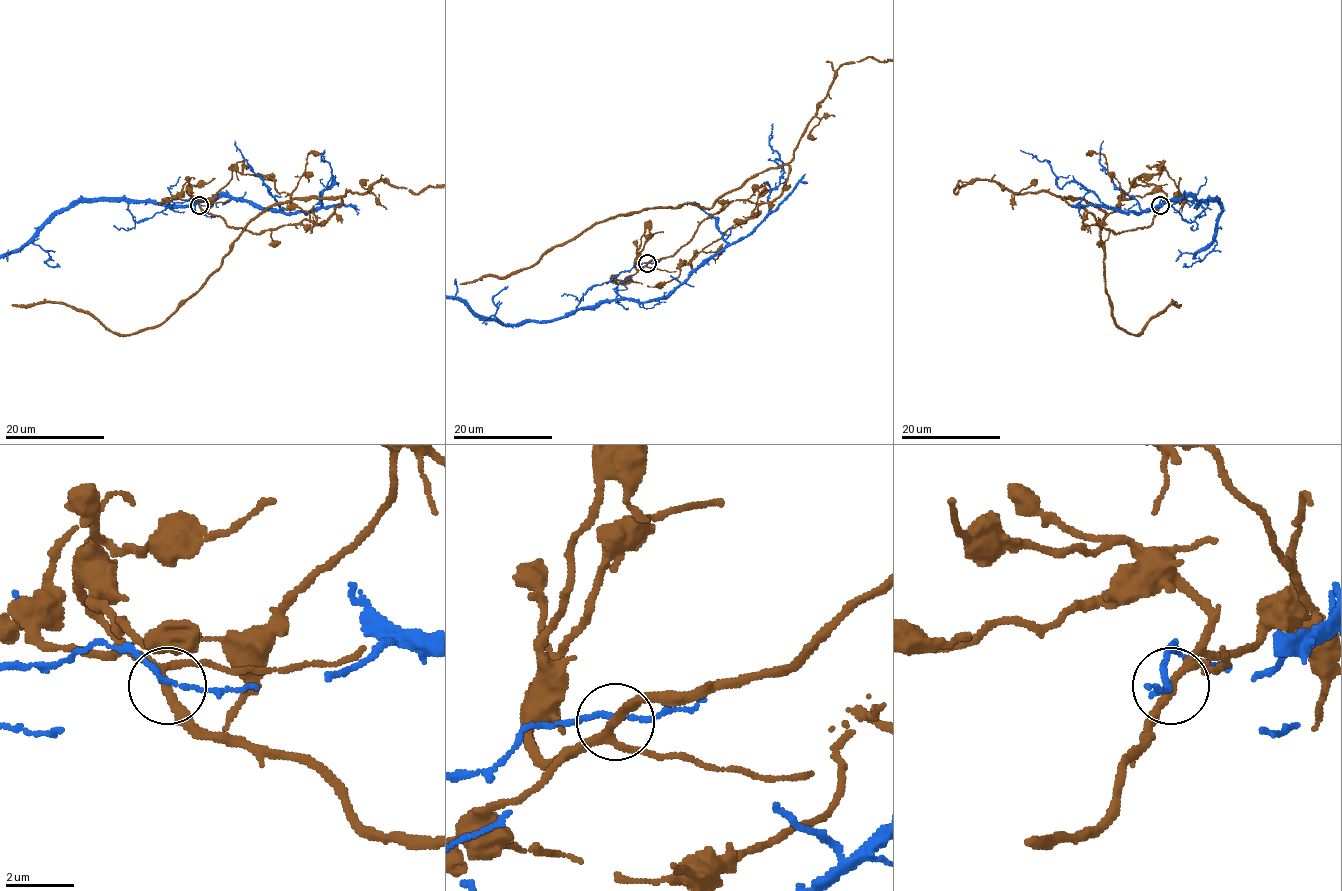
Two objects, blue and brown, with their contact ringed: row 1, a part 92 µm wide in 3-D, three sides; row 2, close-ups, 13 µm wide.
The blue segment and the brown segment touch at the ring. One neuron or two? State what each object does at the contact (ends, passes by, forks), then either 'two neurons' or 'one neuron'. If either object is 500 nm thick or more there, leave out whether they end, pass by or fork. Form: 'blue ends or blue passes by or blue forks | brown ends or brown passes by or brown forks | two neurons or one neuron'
blue passes by | brown forks | one neuron

